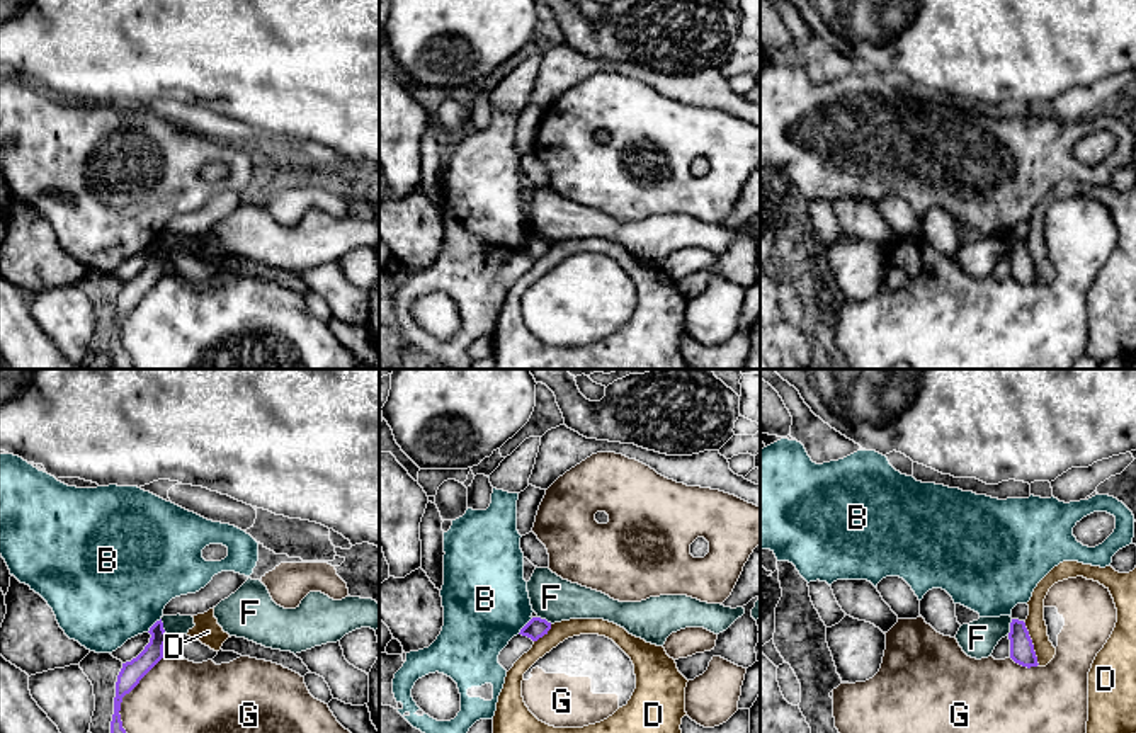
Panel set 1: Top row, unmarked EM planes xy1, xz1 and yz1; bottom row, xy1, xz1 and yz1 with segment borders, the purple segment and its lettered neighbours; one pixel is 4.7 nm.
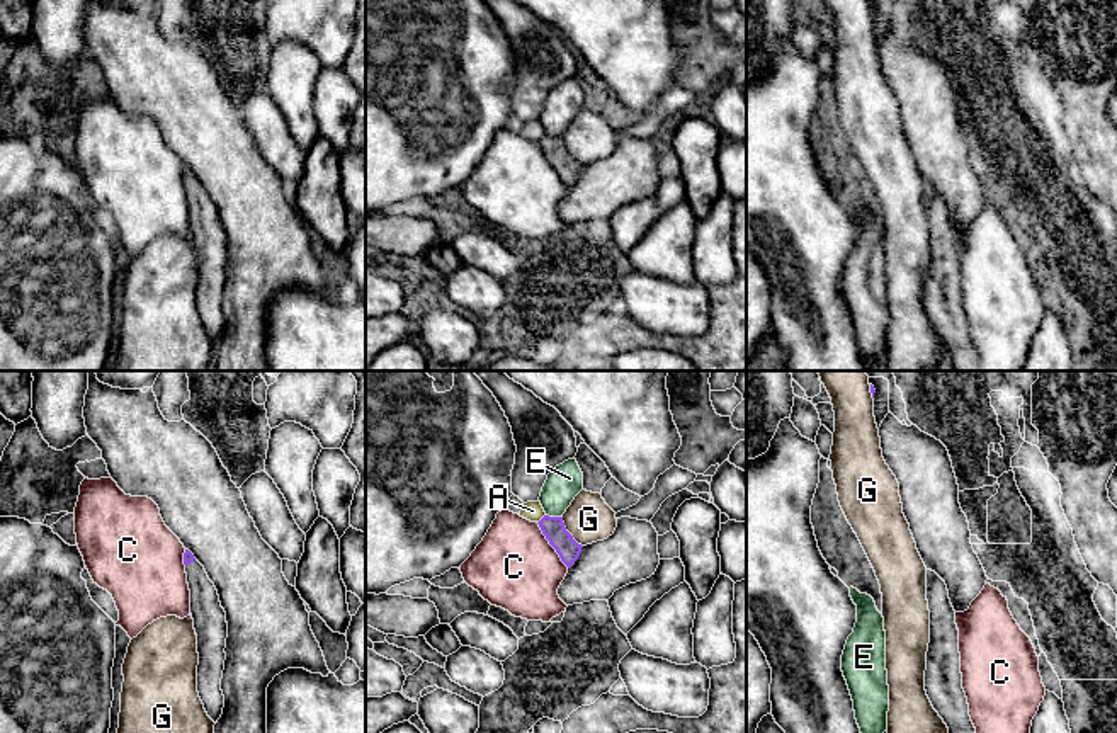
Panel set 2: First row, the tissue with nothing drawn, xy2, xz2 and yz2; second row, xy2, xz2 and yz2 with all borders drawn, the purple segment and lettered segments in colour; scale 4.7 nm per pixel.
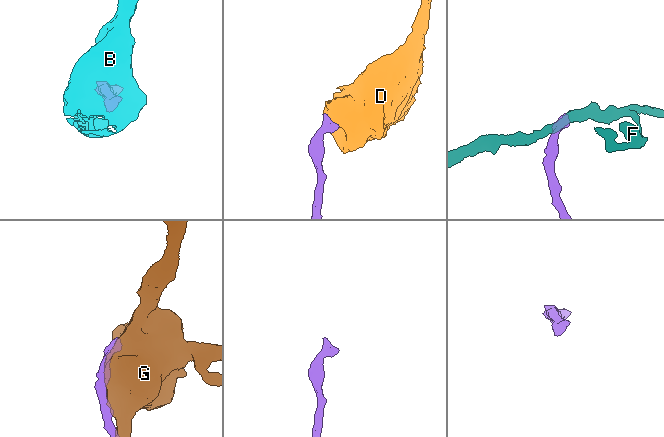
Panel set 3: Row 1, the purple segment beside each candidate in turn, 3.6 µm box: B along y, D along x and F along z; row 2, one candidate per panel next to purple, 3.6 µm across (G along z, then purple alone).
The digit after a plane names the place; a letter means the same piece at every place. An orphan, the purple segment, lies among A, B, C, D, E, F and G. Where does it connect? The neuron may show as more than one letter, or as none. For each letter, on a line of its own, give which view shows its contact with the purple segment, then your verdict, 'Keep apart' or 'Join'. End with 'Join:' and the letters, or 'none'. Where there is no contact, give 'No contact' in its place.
A: Touches purple in xz2. Keep apart
B: Touches purple in xz1. Keep apart
C: Touches purple in xz2. Keep apart
D: Touches purple in yz1. Keep apart
E: Touches purple in xz2. Keep apart
F: Touches purple in xy1. Keep apart
G: Touches purple in xy1. Keep apart
Join: none

